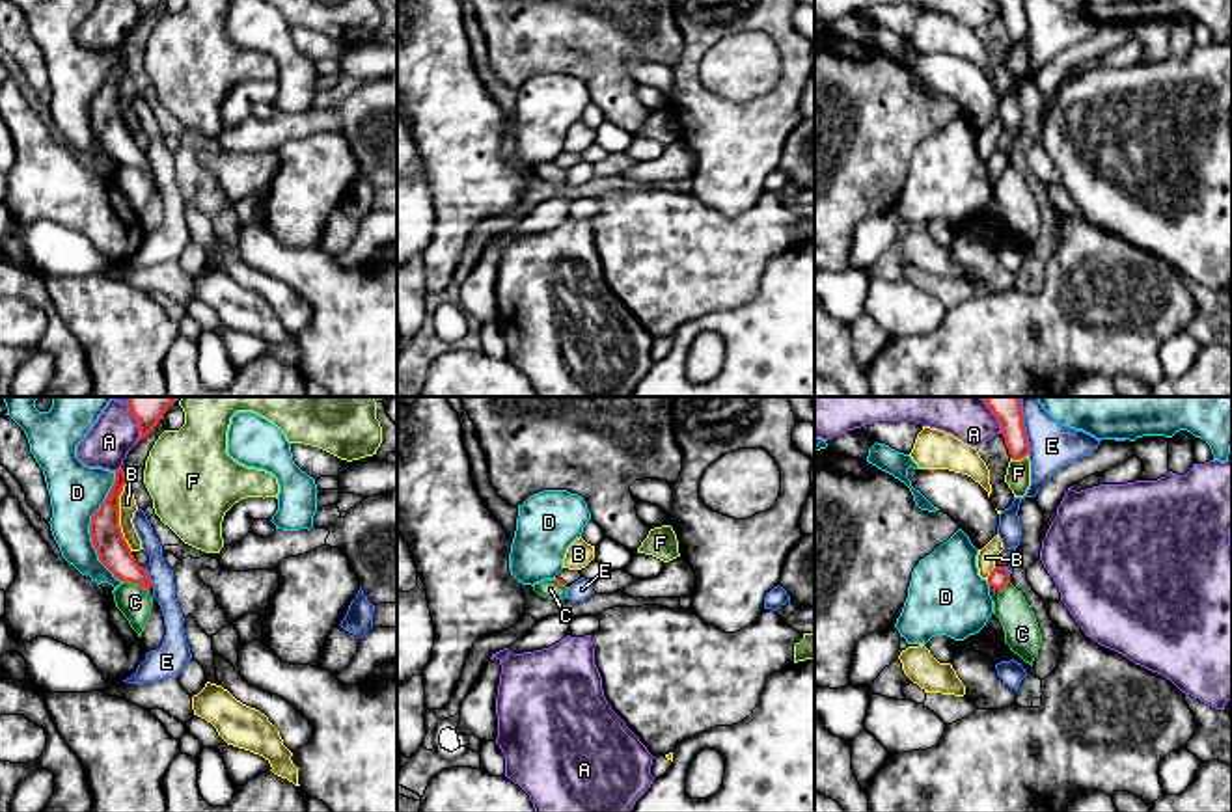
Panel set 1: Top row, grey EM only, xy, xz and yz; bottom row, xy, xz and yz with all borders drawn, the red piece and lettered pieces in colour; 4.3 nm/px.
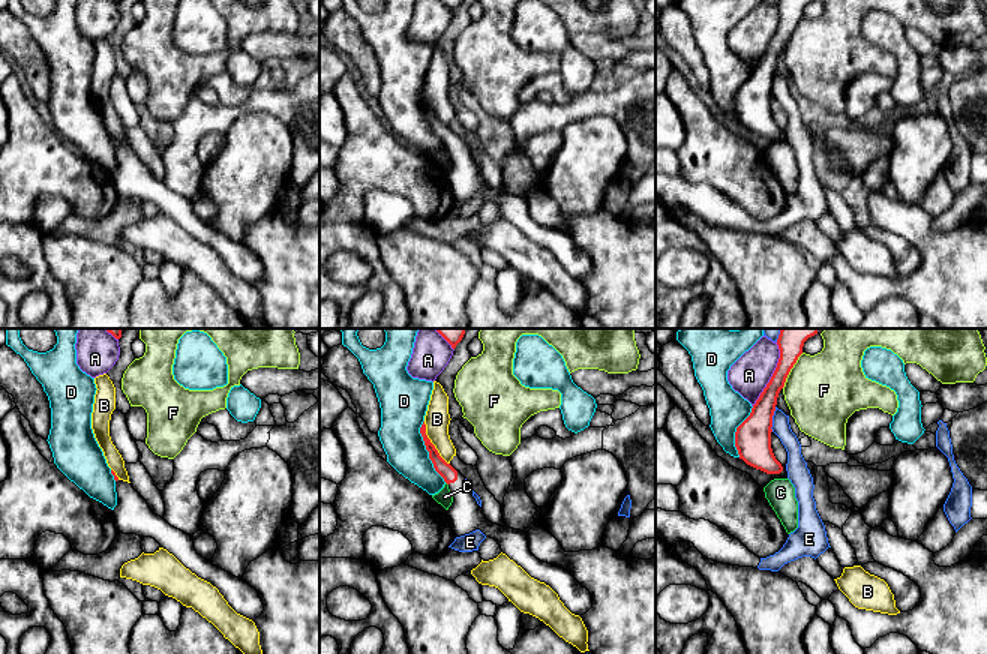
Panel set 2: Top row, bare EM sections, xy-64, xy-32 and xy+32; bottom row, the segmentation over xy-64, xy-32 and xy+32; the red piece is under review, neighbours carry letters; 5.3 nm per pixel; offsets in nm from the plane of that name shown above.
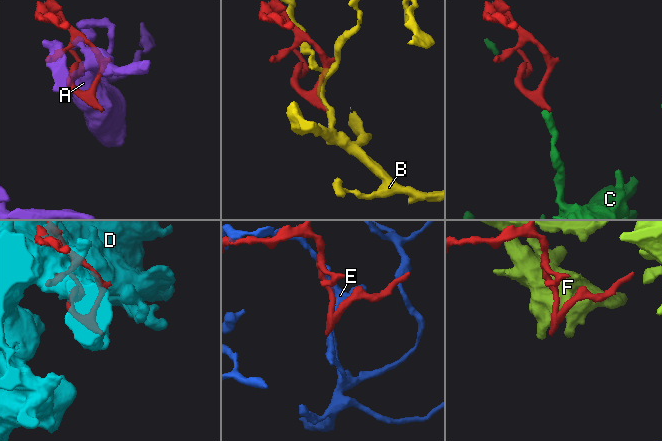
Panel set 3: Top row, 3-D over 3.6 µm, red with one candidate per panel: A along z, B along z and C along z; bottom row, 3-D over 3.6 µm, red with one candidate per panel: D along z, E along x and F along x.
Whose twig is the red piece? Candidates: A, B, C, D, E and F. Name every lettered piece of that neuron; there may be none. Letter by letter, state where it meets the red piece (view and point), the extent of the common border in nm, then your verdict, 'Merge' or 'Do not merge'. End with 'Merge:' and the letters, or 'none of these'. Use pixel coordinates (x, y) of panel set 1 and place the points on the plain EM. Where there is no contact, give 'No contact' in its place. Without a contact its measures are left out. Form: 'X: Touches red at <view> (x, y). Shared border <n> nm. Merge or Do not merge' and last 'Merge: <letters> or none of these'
A: Touches red at xy (140, 13). Shared border 110 nm. Do not merge
B: Touches red at xy (118, 101). Shared border 300 nm. Do not merge
C: Touches red at xy (135, 164). Shared border 130 nm. Do not merge
D: Touches red at xy (90, 110). Shared border 480 nm. Do not merge
E: Touches red at yz (1026, 19). Shared border 160 nm. Do not merge
F: Touches red at yz (1018, 41). Shared border 80 nm. Do not merge
Merge: none of these

